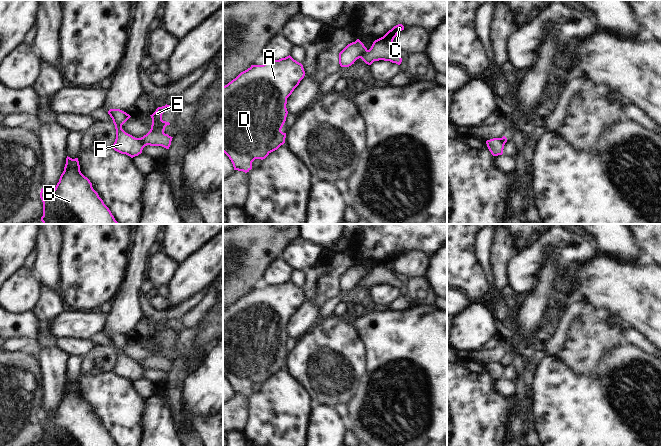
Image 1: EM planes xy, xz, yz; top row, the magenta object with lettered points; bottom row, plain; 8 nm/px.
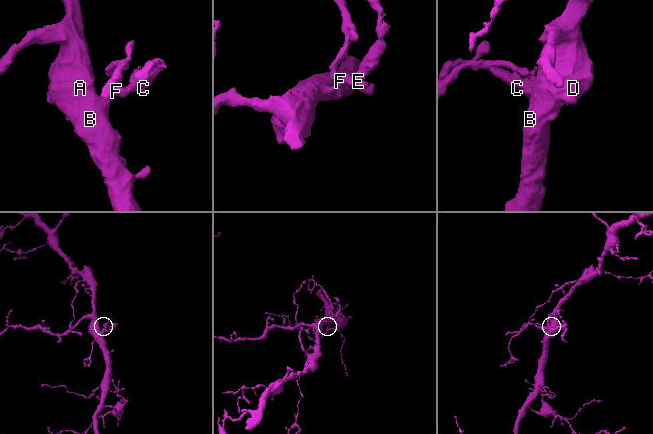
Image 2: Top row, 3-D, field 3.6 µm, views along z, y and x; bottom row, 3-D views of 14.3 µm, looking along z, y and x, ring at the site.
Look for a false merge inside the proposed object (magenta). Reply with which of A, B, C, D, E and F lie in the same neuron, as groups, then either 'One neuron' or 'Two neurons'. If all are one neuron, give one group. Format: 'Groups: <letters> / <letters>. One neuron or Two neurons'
Groups: A B D F / C E. Two neurons.

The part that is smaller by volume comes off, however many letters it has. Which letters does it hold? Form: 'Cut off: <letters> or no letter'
Cut off: C, E

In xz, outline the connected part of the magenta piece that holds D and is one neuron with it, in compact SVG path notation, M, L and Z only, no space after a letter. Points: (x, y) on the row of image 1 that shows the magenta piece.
M289 55L279 60L269 60L263 65L251 65L223 86L223 152L231 160L234 170L249 172L255 159L265 159L285 143L286 133L283 133L281 129L288 114L287 98L304 76L303 65Z

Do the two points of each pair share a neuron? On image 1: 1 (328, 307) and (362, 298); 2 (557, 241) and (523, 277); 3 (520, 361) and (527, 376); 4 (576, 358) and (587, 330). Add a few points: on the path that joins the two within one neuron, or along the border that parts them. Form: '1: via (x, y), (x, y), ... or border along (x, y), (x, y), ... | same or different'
1: via (336, 299), (339, 297), (354, 298) | same
2: via (546, 244), (524, 266) | same
3: via (524, 365), (526, 372) | same
4: via (583, 351), (587, 337) | same

